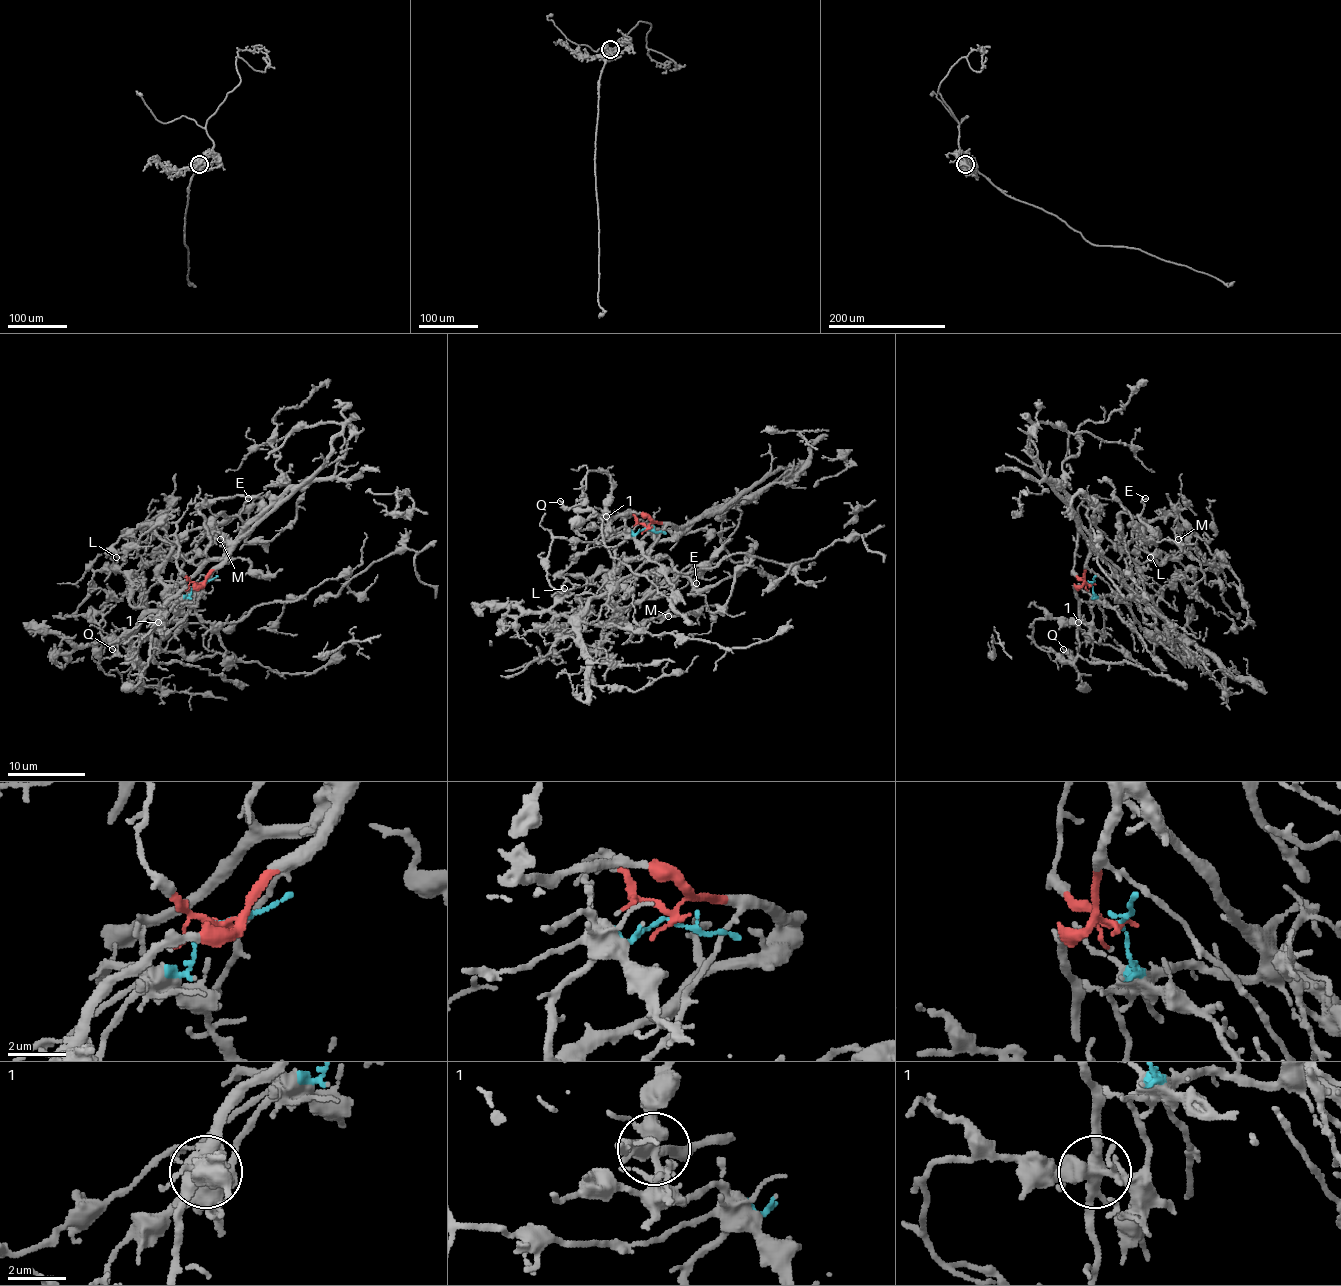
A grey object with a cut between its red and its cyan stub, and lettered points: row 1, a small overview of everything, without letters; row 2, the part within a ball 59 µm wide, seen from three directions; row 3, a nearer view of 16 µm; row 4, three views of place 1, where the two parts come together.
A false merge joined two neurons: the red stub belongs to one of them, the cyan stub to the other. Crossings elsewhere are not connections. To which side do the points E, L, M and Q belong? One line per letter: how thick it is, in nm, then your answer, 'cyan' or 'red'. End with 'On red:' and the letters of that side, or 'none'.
E: 160 nm | cyan
L: 100 nm | cyan
M: 150 nm | cyan
Q: 120 nm | red
On red: Q

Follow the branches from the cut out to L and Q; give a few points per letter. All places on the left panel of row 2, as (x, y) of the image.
L: (199, 584), (166, 597), (158, 566), (170, 545), (147, 525), (133, 531), (139, 547), (115, 556)
Q: (199, 584), (184, 588), (170, 599), (153, 631), (151, 656), (145, 662), (129, 662), (111, 648)

